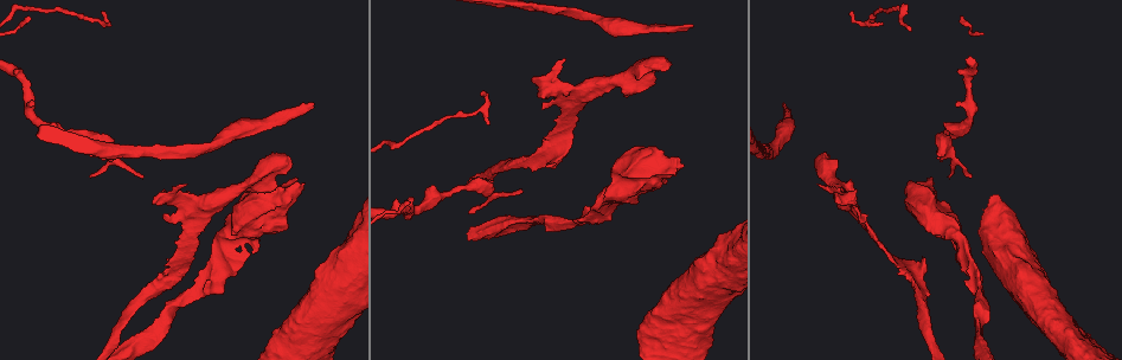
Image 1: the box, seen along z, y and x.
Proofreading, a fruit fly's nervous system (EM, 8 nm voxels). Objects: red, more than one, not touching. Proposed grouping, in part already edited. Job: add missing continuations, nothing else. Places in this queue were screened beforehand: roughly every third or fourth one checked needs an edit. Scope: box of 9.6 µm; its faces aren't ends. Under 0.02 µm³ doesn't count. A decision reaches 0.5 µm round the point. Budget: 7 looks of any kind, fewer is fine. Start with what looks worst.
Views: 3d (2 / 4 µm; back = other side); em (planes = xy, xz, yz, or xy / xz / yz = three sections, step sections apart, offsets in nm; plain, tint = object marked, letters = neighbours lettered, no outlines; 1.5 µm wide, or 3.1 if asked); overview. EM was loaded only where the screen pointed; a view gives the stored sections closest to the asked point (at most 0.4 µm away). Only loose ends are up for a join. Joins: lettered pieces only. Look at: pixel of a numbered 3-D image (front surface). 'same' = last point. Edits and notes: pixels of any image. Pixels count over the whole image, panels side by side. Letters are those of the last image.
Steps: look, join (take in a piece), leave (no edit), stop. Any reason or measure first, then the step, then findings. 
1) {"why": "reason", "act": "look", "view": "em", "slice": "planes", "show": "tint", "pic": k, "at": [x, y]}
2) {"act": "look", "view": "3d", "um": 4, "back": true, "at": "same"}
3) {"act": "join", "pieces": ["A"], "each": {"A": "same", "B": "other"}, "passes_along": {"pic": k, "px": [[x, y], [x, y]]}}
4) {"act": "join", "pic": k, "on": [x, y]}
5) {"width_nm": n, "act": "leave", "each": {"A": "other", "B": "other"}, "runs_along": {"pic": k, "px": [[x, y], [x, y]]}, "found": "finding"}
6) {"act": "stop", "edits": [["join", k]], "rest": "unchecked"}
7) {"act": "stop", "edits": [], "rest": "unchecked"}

{"why": "branch stops here", "act": "look", "view": "3d", "um": 2, "pic": 1, "at": [311, 105]}

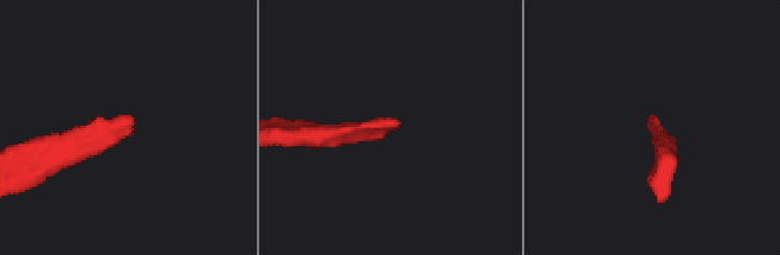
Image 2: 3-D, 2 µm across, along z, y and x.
{"act": "look", "view": "em", "slice": "planes", "show": "letters", "pic": 2, "at": [651, 121]}

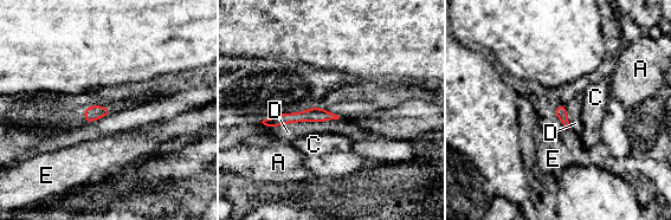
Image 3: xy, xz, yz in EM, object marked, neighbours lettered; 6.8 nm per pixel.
{"act": "join", "pic": 3, "on": [288, 133], "each": {"A": "other", "C": "other", "D": "same", "E": "other"}, "passes_along": {"pic": 3, "px": [[314, 115], [307, 121], [288, 133]]}, "found": "it goes on there"}

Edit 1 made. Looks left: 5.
{"act": "look", "view": "overview"}

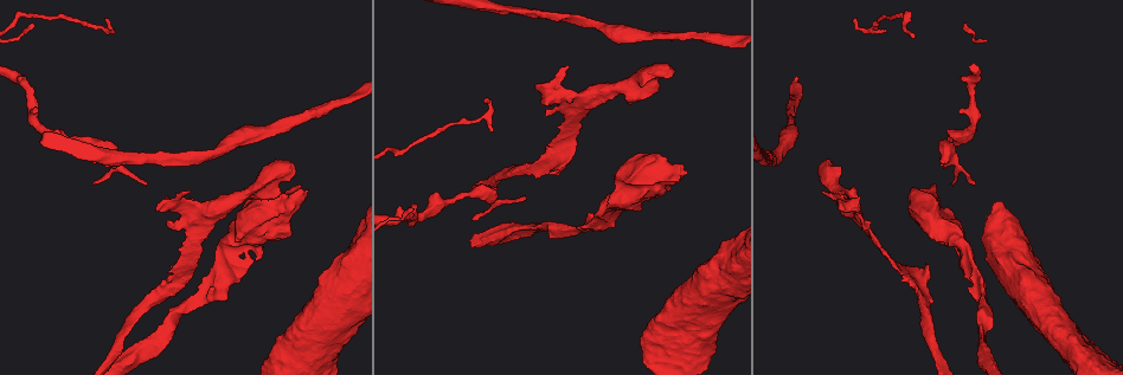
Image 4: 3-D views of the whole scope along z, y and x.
{"why": "an open end", "act": "look", "view": "em", "slice": "planes", "show": "plain", "pic": 4, "at": [928, 189]}

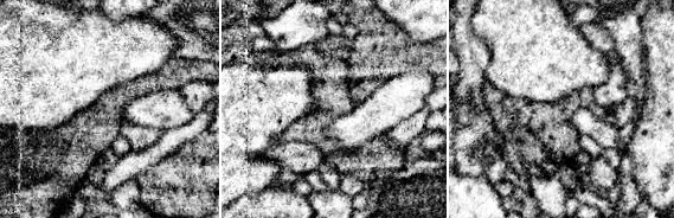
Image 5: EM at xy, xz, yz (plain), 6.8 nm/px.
{"why": "what lies round it", "act": "look", "view": "em", "slice": "planes", "show": "letters", "at": "same"}

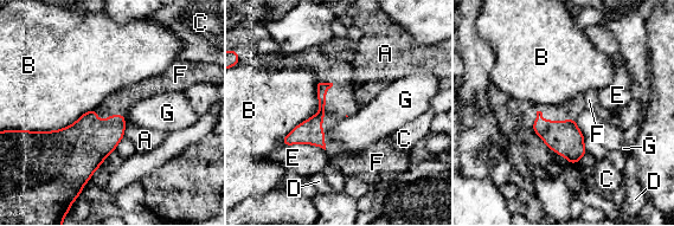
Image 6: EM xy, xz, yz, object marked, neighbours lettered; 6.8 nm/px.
{"act": "join", "pic": 6, "on": [340, 101], "each": {"A": "other", "B": "other", "C": "other", "D": "other", "E": "other", "F": "same", "G": "other"}, "passes_along": {"pic": 6, "px": [[309, 131], [323, 116], [340, 101]]}, "found": "the neuron continues"}

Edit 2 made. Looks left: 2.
{"why": "branch stops here", "act": "look", "view": "em", "slice": "xz", "step": 8, "show": "letters", "pic": 4, "at": [552, 144]}

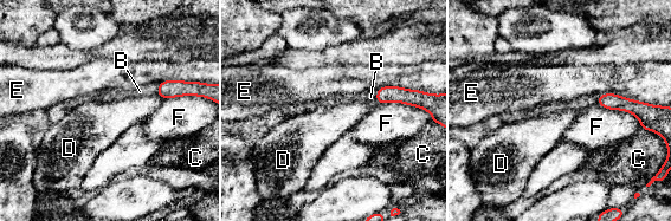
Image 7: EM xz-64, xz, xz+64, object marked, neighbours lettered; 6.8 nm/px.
{"act": "look", "view": "em", "slice": "planes", "show": "letters", "at": "same"}

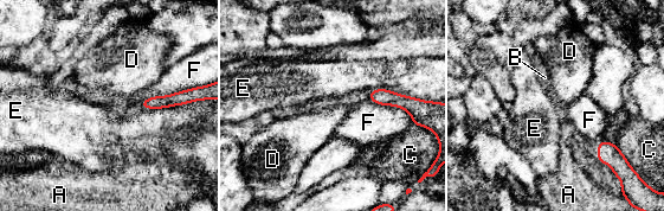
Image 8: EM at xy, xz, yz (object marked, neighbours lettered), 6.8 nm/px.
{"act": "leave", "each": {"A": "other", "B": "other", "C": "other", "D": "other", "E": "other", "F": "other"}, "border": {"pic": 8, "px": [[218, 80], [154, 95], [139, 106]]}, "found": "none of them fits"}

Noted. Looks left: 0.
{"act": "stop", "edits": [["join", 3], ["join", 6]], "rest": "unchecked"}

